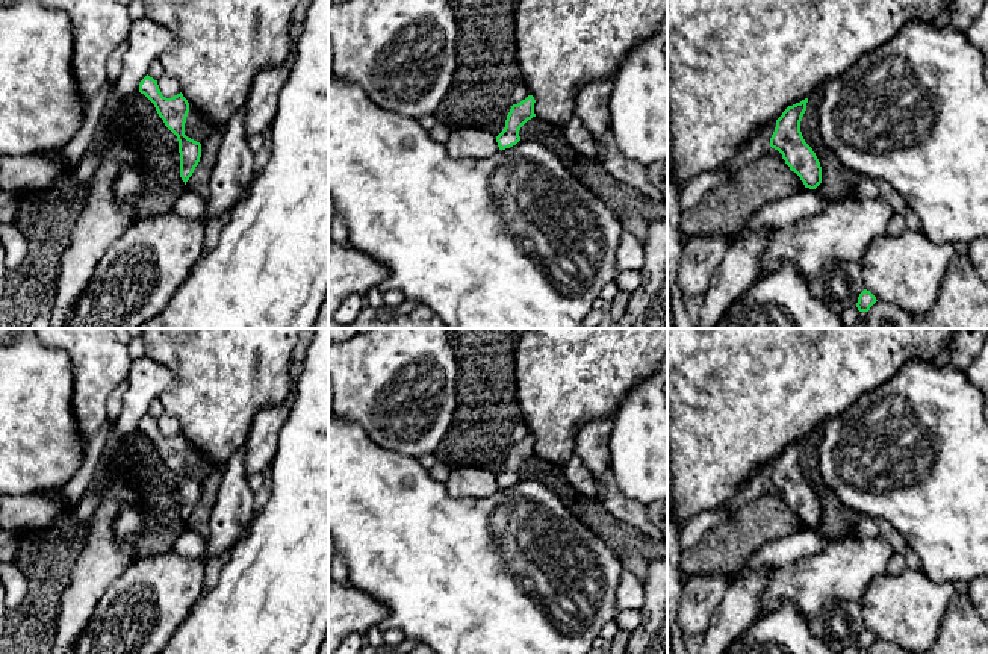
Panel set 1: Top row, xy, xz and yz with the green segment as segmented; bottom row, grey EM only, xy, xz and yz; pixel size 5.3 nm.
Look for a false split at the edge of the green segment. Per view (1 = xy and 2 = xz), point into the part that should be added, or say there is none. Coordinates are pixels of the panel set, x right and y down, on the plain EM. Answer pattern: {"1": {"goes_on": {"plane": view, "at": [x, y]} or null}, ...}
{"1": {"goes_on": null}, "2": {"goes_on": null}}

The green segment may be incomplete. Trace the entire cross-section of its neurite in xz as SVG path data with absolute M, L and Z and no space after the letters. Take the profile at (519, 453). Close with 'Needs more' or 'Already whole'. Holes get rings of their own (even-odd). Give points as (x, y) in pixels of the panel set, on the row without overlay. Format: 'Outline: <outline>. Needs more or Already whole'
Outline: M528 434L525 439L522 439L517 444L513 444L507 459L504 469L496 475L496 481L499 489L510 487L516 484L520 480L519 469L520 466L536 456L534 453L534 436Z. Already whole

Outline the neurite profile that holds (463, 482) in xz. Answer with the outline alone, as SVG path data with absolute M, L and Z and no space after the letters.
M452 468L445 486L452 498L483 498L499 489L496 474L480 468Z

